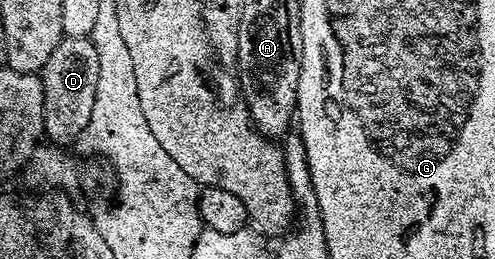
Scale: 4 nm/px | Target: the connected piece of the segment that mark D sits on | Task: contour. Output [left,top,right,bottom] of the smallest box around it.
[41,36,100,145]

